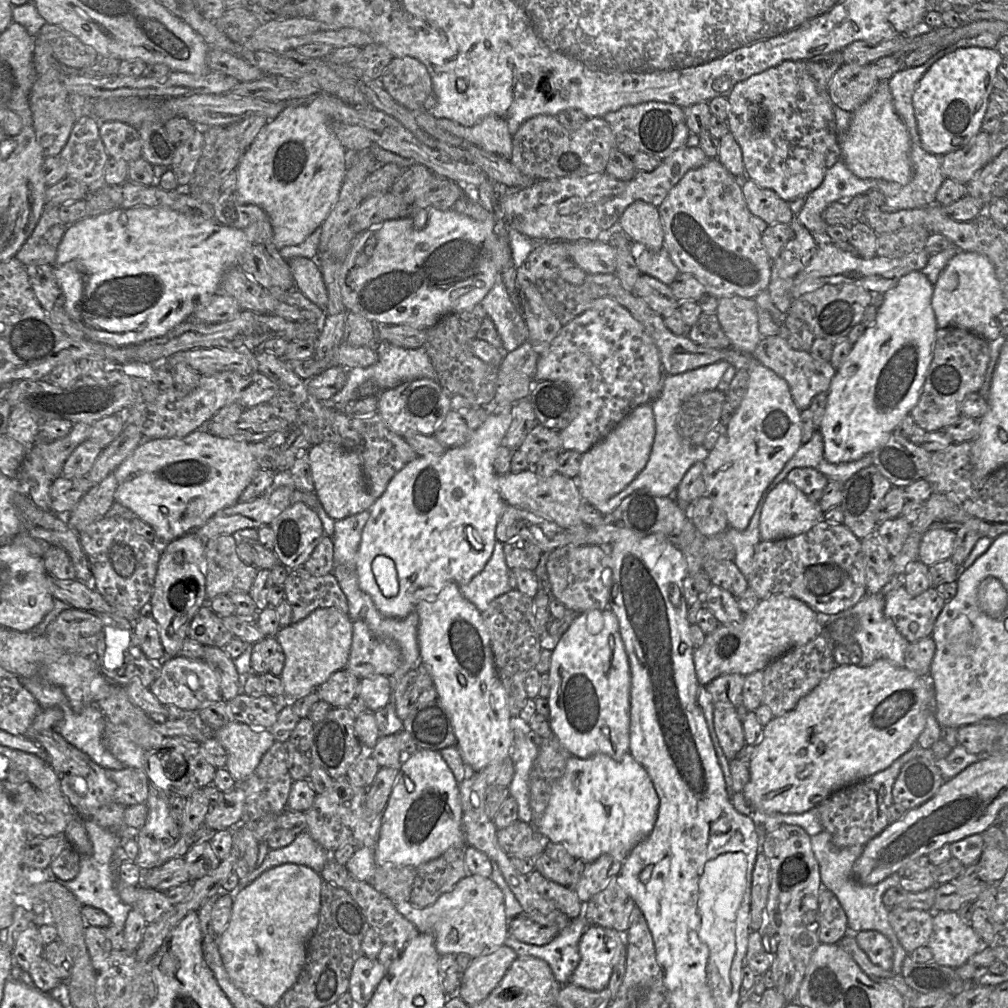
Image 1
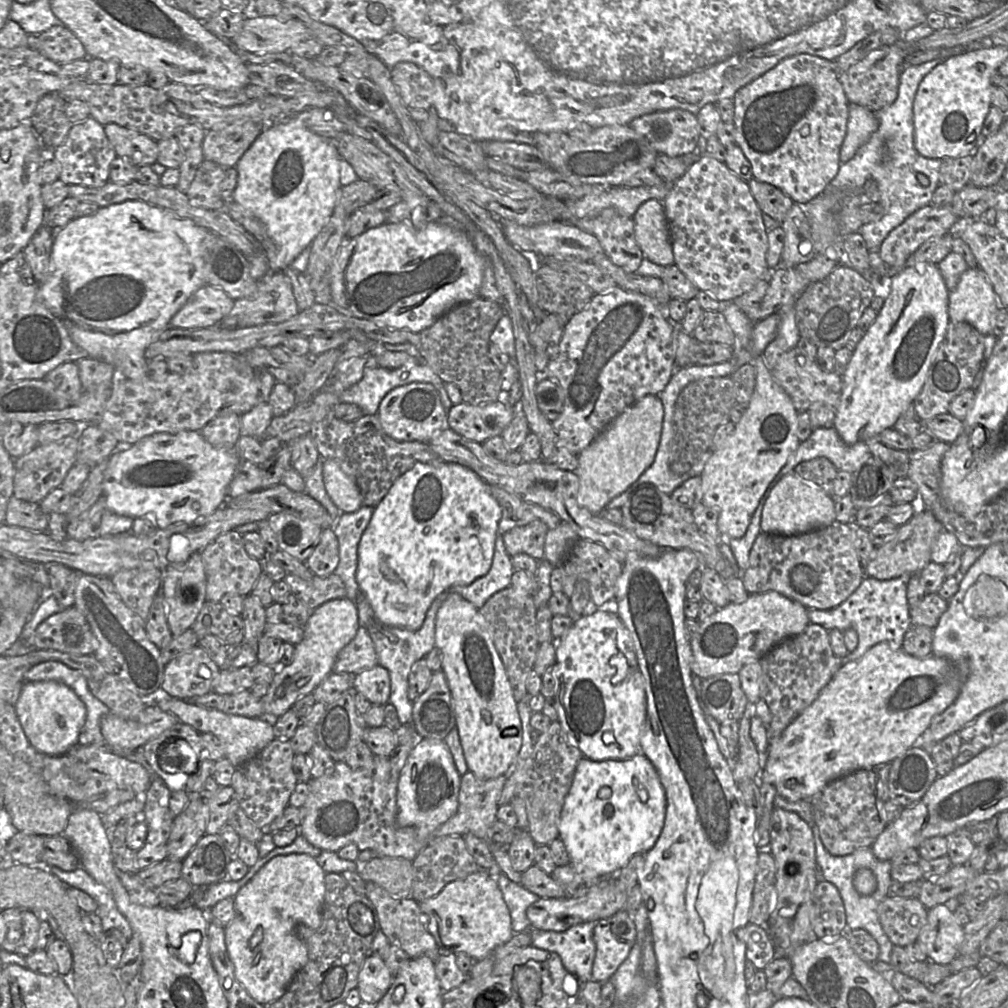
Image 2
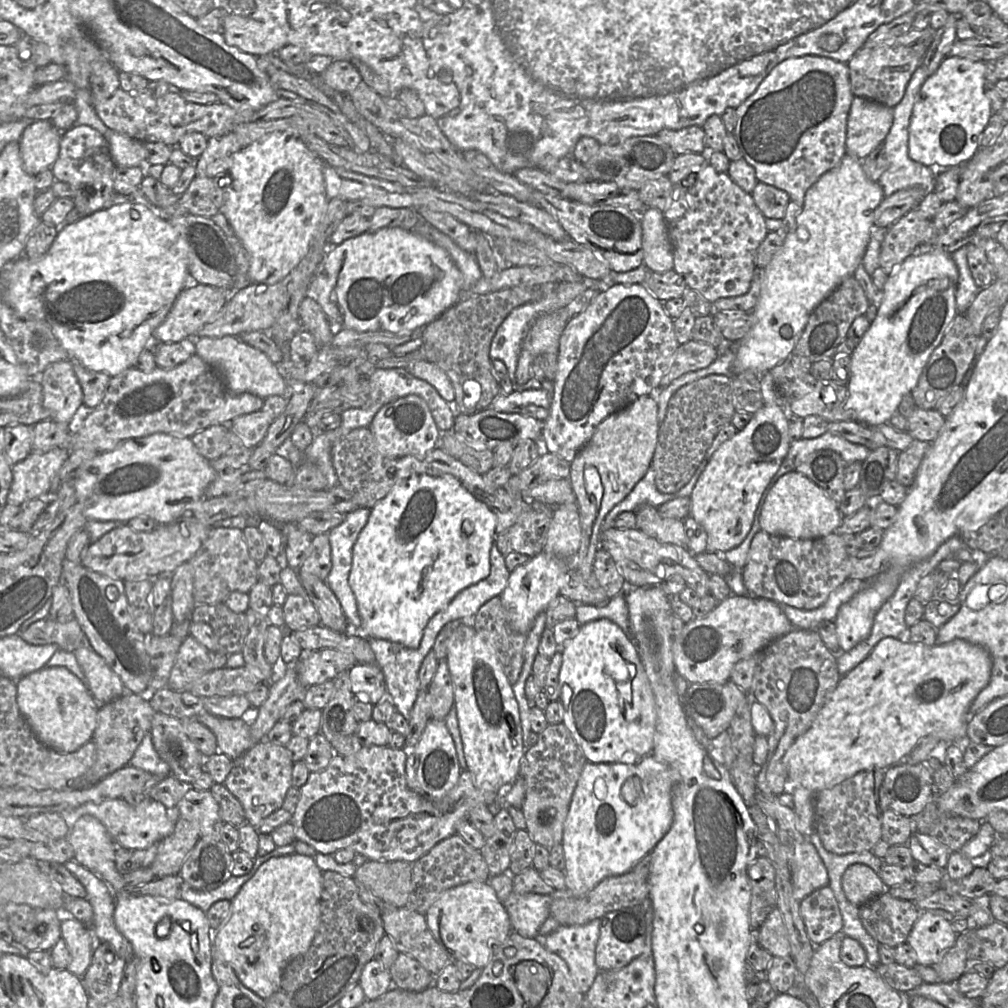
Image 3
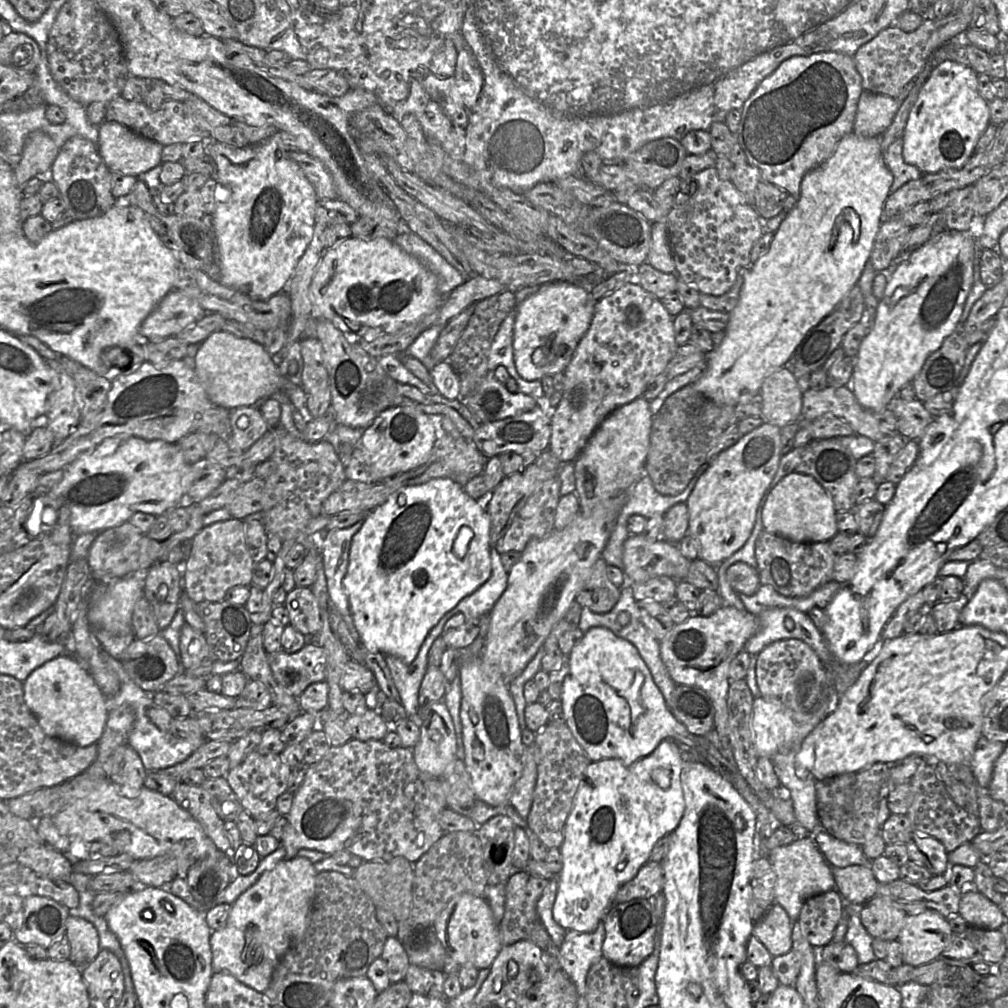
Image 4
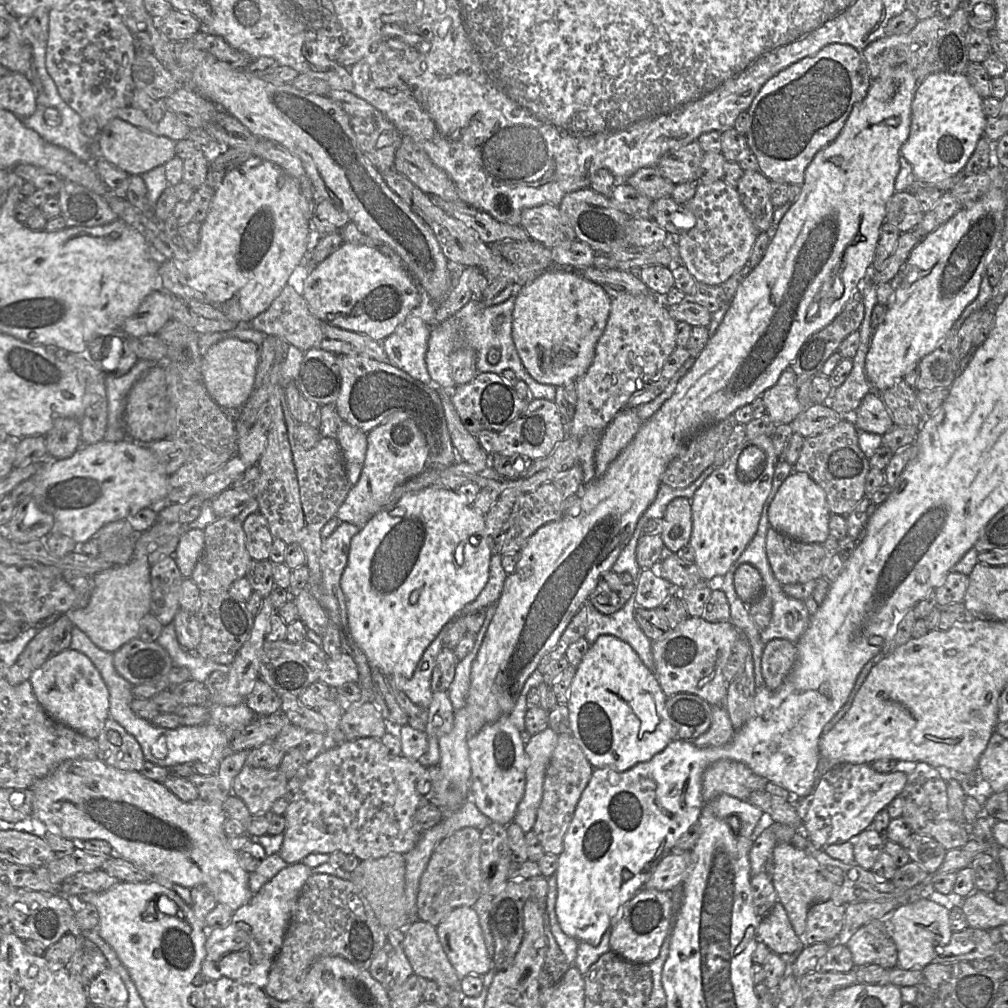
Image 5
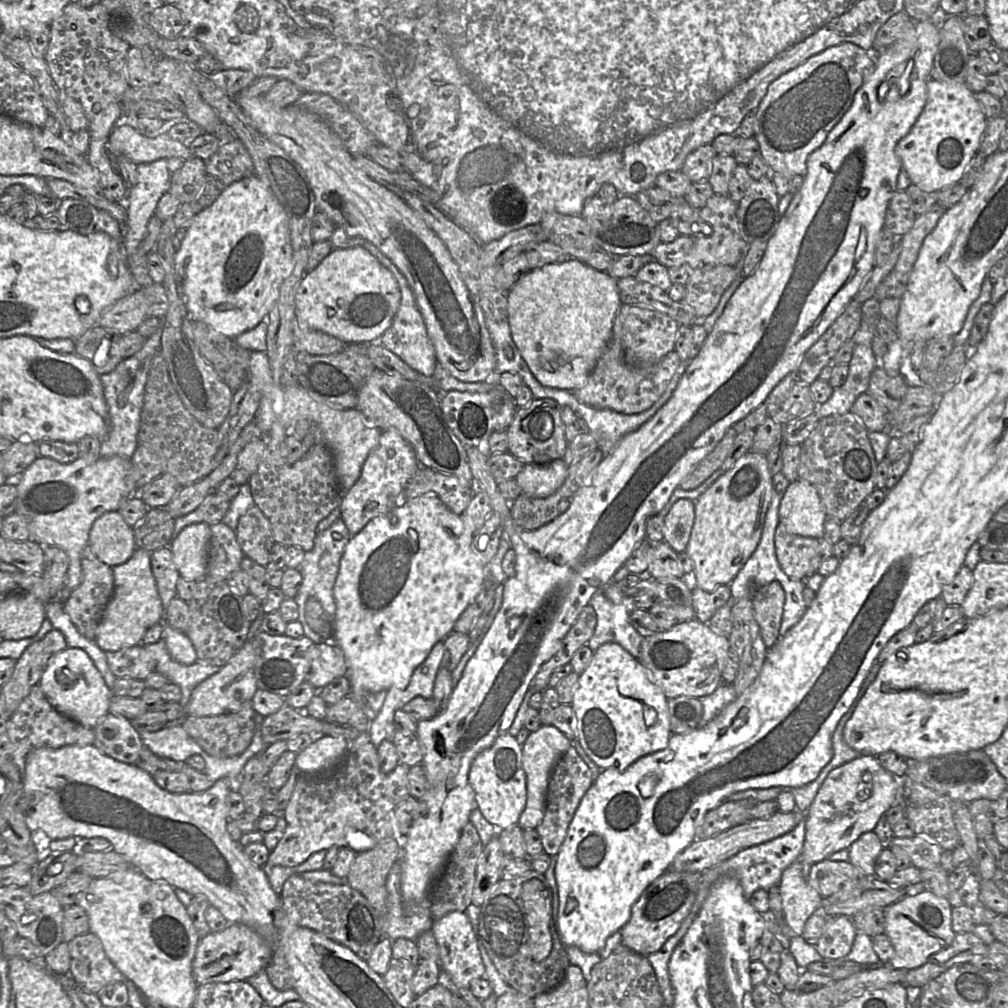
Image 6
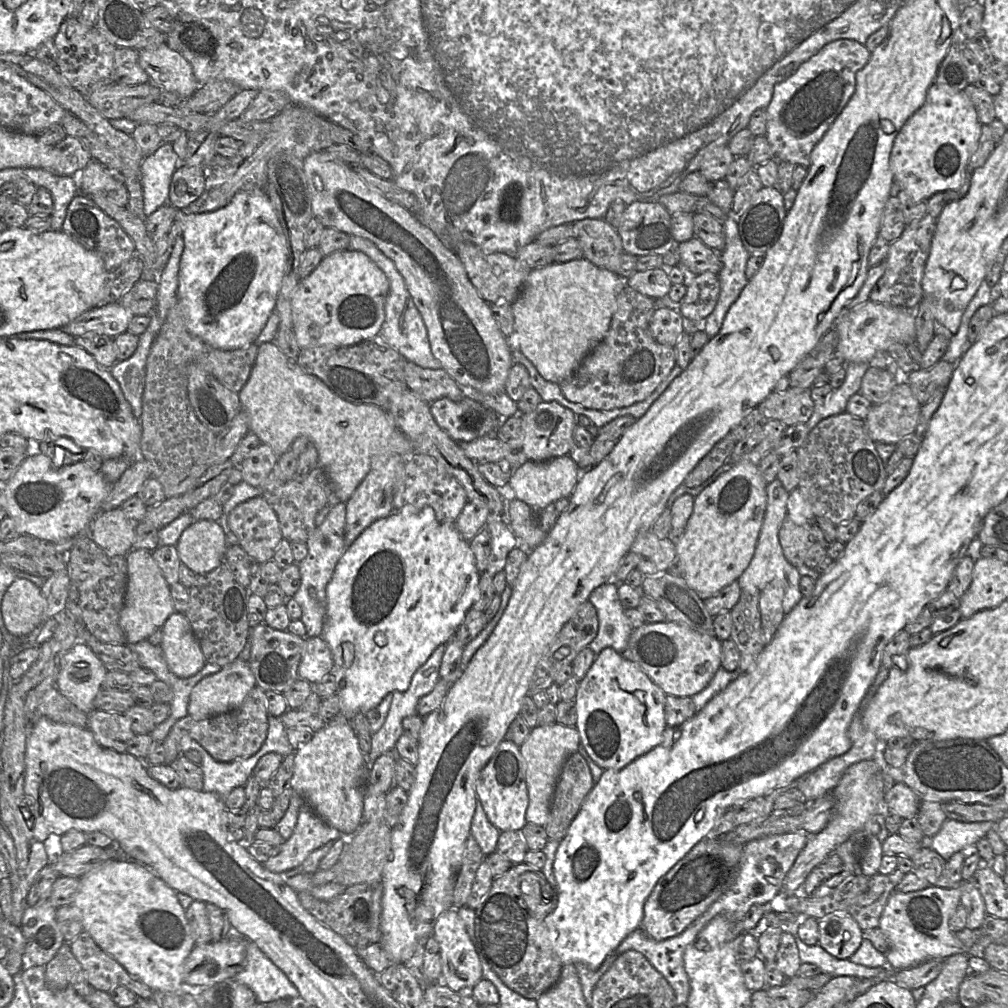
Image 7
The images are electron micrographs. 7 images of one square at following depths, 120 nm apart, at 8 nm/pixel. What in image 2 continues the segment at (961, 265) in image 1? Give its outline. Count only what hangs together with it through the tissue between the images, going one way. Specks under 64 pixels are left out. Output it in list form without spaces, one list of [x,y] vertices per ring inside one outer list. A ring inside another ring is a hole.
[[[968,268],[949,293],[950,321],[966,322],[983,336],[992,333],[999,301],[992,285],[980,268]]]

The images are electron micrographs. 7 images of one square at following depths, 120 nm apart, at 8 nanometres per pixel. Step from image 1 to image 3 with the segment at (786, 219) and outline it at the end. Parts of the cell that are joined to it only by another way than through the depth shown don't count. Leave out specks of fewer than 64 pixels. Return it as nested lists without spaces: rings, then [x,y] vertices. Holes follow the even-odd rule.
[[[758,181],[751,195],[765,218],[783,219],[790,201],[787,192]]]

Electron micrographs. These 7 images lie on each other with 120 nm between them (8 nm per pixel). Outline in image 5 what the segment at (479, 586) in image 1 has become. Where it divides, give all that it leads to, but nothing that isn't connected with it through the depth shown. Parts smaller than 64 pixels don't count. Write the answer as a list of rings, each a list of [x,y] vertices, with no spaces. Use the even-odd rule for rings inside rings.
[[[493,553],[490,559],[489,578],[480,592],[478,597],[465,605],[459,612],[460,615],[471,615],[479,610],[486,610],[486,608],[496,603],[502,593],[507,573],[502,568],[502,556],[499,553]]]

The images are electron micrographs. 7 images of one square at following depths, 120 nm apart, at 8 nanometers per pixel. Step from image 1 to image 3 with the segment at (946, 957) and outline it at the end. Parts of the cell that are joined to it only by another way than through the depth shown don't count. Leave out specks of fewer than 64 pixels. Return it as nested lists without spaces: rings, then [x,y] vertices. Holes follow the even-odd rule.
[[[923,911],[906,943],[914,949],[917,964],[932,966],[939,963],[955,945],[957,936],[950,921],[930,911]]]

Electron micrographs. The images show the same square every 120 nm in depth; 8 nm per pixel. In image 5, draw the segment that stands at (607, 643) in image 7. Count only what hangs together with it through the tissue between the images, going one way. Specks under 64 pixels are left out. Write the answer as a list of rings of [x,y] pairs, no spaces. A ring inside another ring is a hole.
[[[633,594],[620,610],[605,615],[592,604],[586,603],[588,612],[585,639],[592,645],[601,635],[615,636],[628,643],[643,664],[654,672],[652,641],[644,634],[634,617],[636,605],[635,594]]]

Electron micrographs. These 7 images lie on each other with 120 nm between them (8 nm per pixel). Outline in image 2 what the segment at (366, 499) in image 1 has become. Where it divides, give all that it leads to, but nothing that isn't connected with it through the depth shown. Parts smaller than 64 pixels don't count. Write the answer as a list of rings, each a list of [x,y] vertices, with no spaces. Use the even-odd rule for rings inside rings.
[[[324,460],[323,481],[328,496],[340,512],[352,513],[363,506],[354,478],[345,474],[336,461]]]

